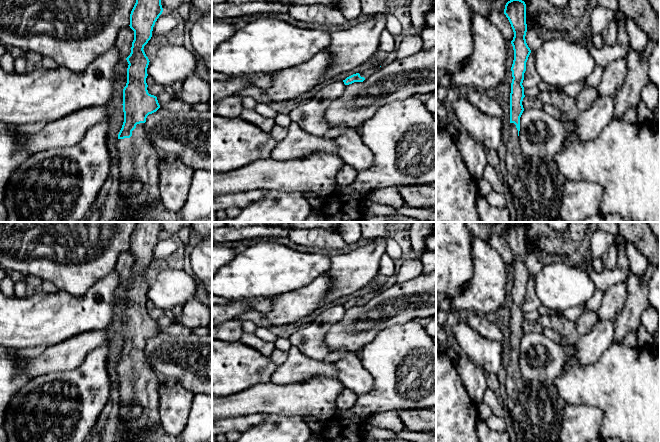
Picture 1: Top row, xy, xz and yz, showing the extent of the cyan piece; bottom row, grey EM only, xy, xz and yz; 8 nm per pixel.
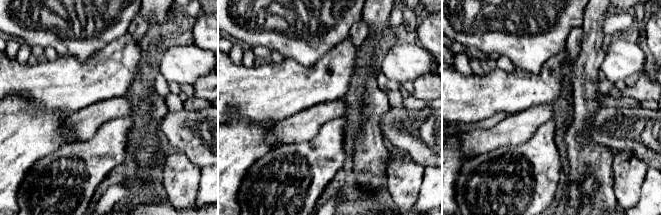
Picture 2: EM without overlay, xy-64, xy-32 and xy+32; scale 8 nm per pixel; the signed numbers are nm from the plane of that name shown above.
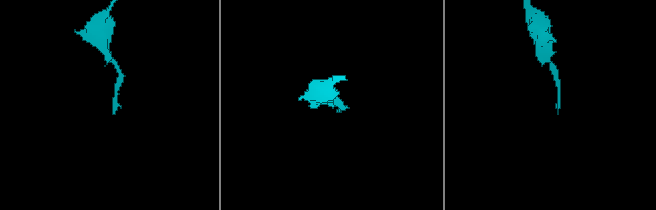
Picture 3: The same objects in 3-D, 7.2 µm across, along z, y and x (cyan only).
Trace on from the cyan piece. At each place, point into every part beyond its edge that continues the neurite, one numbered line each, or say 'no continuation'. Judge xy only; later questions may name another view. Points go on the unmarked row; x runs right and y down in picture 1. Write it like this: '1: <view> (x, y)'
1: xy (138, 384)

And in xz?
1: xz (370, 295)

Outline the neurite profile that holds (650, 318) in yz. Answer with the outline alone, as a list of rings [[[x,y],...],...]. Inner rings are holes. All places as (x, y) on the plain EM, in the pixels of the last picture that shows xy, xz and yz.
[[[648,305],[641,315],[641,324],[646,328],[646,330],[651,334],[655,335],[660,321],[660,314],[651,305]]]

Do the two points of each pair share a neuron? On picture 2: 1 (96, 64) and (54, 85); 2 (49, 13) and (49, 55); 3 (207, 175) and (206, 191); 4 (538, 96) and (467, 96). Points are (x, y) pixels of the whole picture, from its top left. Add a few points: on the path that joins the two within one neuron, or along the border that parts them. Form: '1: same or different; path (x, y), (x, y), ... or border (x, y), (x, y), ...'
1: same; path (86, 74), (75, 85), (64, 85)
2: different; border (44, 48), (51, 47), (58, 55)
3: same; path (207, 179), (207, 187)
4: same; path (520, 96), (485, 96)

